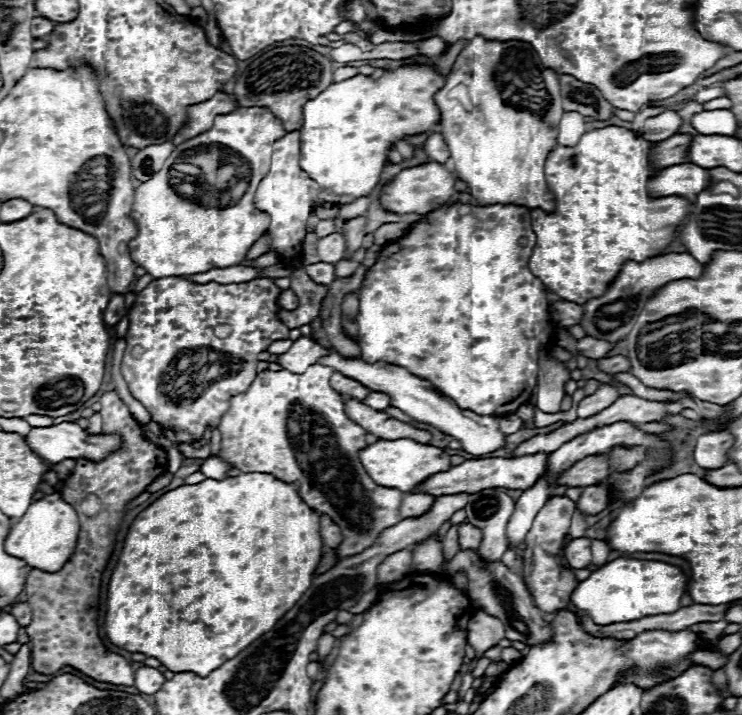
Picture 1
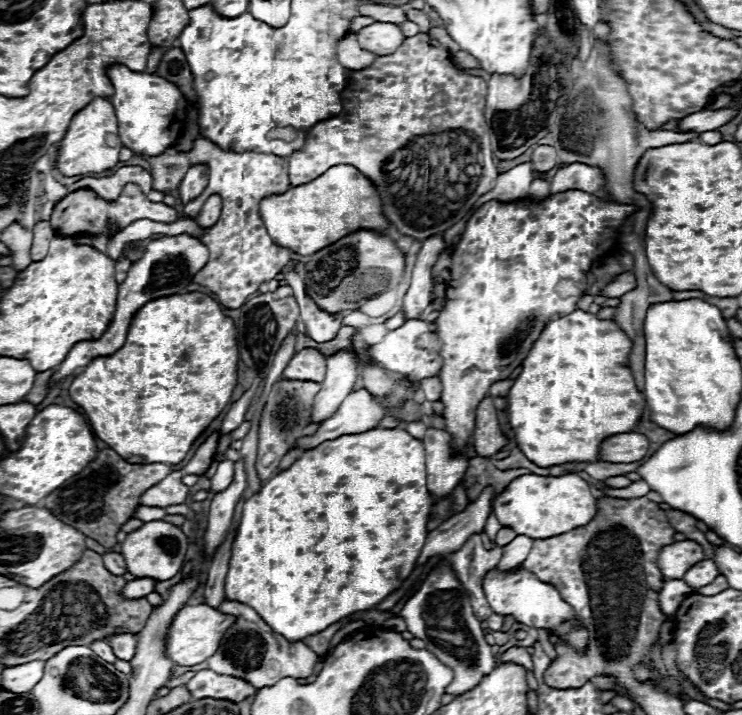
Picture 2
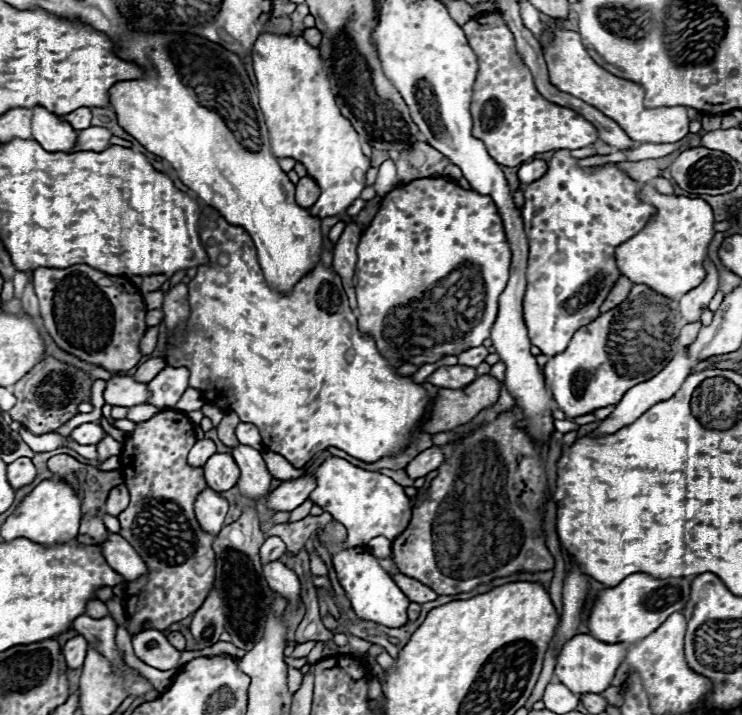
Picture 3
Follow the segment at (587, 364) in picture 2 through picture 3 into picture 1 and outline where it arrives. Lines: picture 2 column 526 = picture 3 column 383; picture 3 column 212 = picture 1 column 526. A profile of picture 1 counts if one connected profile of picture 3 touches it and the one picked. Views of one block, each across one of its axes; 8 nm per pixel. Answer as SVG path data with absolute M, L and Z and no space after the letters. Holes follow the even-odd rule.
M454 204L450 208L442 206L442 208L434 210L434 212L428 212L428 214L420 216L420 220L412 224L410 232L404 238L384 246L384 250L380 252L376 264L366 272L364 284L360 288L360 306L358 306L358 316L356 316L358 342L360 342L362 358L368 364L386 362L386 364L402 366L410 374L432 382L438 392L442 392L444 396L452 398L458 406L468 408L468 410L472 410L476 414L482 414L482 416L512 414L522 404L528 404L532 394L534 394L534 390L536 390L540 350L552 346L554 344L554 334L556 334L556 324L548 316L548 304L550 304L548 298L546 298L548 290L546 290L544 282L538 276L534 276L530 272L530 268L528 268L528 260L530 260L534 242L536 242L536 236L532 232L530 210L528 208L520 208L520 206Z

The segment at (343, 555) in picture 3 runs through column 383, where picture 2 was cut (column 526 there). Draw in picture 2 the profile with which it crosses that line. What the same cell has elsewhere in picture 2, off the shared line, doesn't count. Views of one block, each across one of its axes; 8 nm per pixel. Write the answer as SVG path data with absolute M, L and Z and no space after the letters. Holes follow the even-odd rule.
M518 566L516 570L488 570L482 578L482 590L486 594L486 600L490 604L490 608L496 614L502 616L514 616L518 622L526 624L526 626L534 626L534 628L546 628L556 636L566 634L570 644L576 648L584 648L588 642L588 632L580 630L580 632L572 632L572 608L570 604L566 604L560 594L556 592L556 588L552 588L552 584L546 584L542 580L538 580L536 576L532 576L532 572L528 572L524 566Z

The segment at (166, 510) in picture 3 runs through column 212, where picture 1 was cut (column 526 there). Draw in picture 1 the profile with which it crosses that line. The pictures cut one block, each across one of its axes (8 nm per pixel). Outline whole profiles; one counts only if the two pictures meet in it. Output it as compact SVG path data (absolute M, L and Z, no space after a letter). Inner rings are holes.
M566 496L550 498L544 508L540 508L536 520L532 522L532 528L526 536L526 552L524 552L524 570L522 576L526 580L526 586L536 602L536 606L544 612L556 612L566 606L570 606L570 596L578 584L574 572L570 568L564 568L558 560L558 550L564 548L564 536L570 528L570 518L574 514L574 502Z

